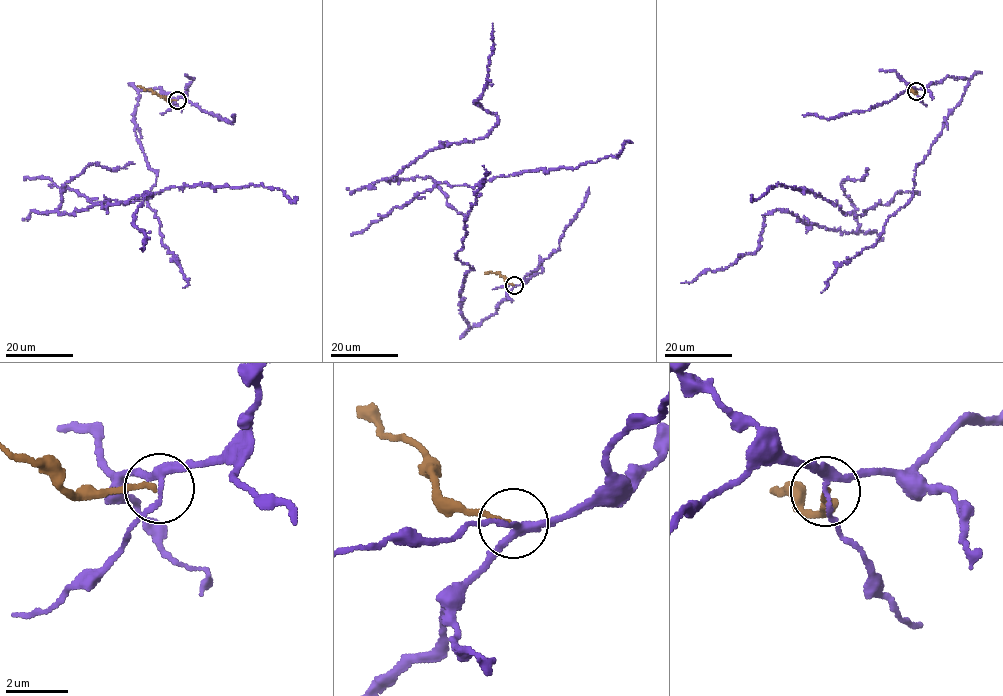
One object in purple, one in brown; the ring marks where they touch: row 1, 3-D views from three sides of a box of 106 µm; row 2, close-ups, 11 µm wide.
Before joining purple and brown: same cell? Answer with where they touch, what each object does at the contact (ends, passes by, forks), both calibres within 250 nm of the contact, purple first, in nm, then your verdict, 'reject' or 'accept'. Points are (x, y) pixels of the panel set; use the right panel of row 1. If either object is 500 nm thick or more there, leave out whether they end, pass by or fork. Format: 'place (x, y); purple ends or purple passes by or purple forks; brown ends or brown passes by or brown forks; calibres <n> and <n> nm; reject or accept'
place (916, 91); purple forks; brown ends; calibres 200 and 170 nm; reject

